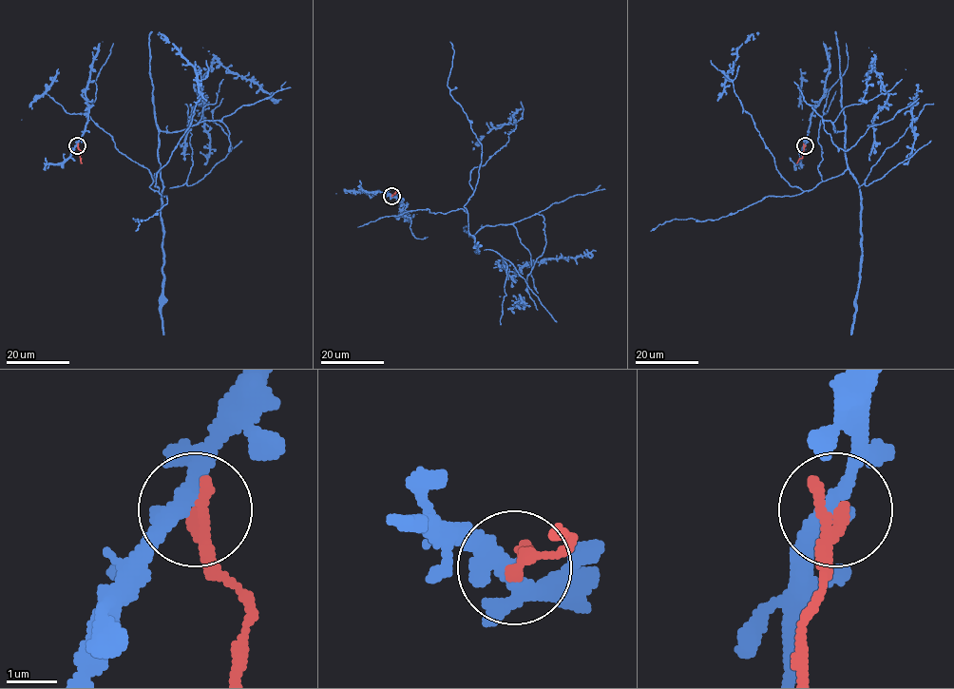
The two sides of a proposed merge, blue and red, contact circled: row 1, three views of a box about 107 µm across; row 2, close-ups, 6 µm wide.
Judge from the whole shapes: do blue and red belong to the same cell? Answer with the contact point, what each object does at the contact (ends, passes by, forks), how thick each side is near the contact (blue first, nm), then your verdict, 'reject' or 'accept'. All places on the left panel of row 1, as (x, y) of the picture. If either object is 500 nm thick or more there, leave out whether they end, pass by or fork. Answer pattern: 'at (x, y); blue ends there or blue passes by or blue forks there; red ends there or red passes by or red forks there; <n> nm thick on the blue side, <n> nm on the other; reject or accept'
at (77, 145); blue passes by; red ends there; 340 nm thick on the blue side, 320 nm on the other; reject

